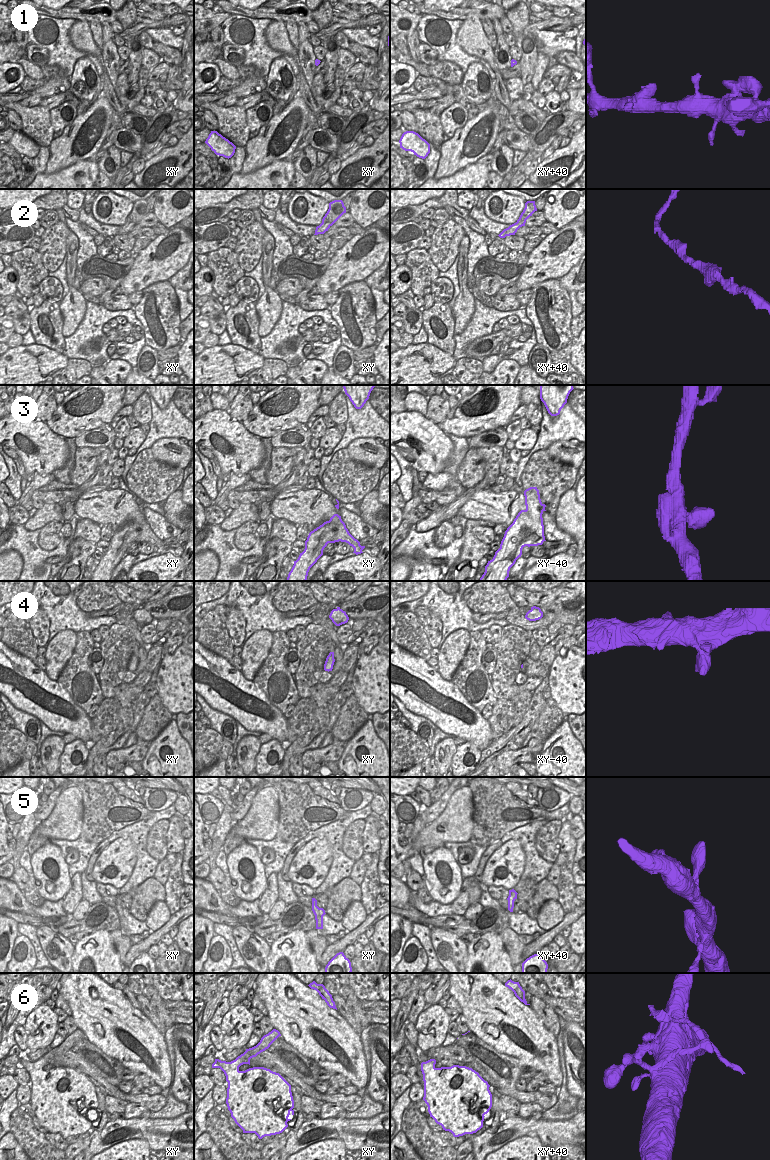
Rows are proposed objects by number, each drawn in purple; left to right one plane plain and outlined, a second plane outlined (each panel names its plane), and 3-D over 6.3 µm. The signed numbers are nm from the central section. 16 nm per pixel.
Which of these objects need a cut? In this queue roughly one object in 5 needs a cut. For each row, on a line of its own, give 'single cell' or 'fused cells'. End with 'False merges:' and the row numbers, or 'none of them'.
1: single cell
2: single cell
3: single cell
4: fused cells
5: single cell
6: fused cells
False merges: 4, 6

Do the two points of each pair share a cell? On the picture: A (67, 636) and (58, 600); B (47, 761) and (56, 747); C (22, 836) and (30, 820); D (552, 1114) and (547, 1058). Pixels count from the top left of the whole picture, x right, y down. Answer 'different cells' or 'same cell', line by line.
A: different cells
B: same cell
C: same cell
D: different cells

